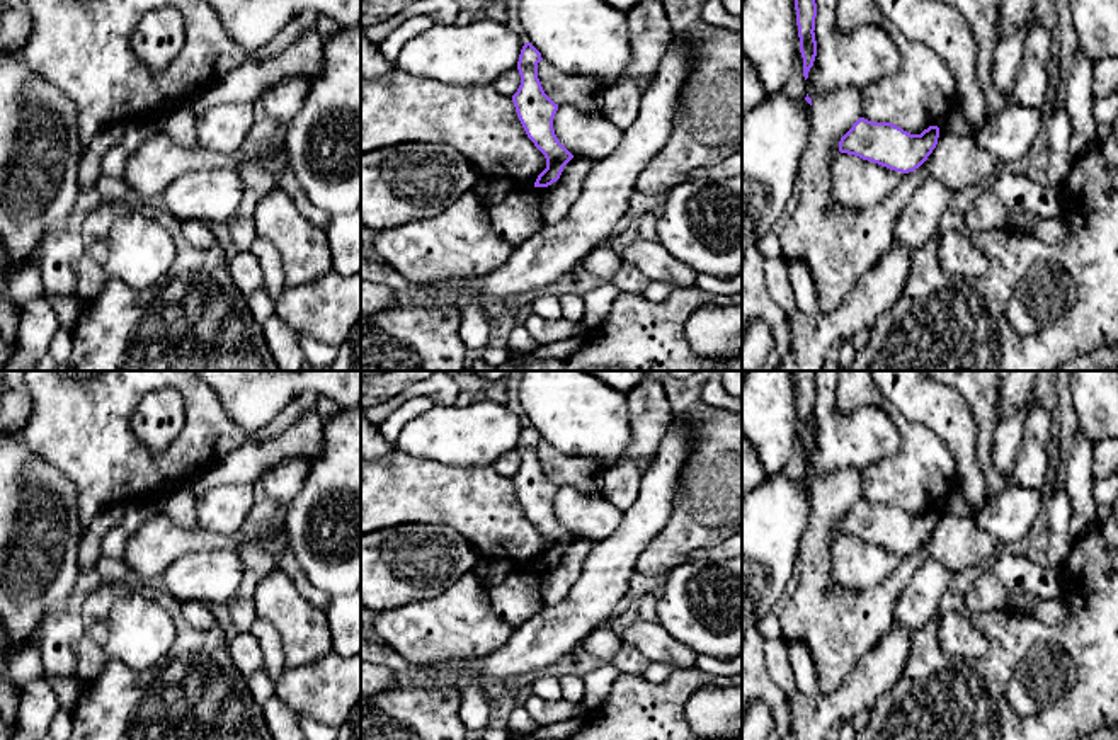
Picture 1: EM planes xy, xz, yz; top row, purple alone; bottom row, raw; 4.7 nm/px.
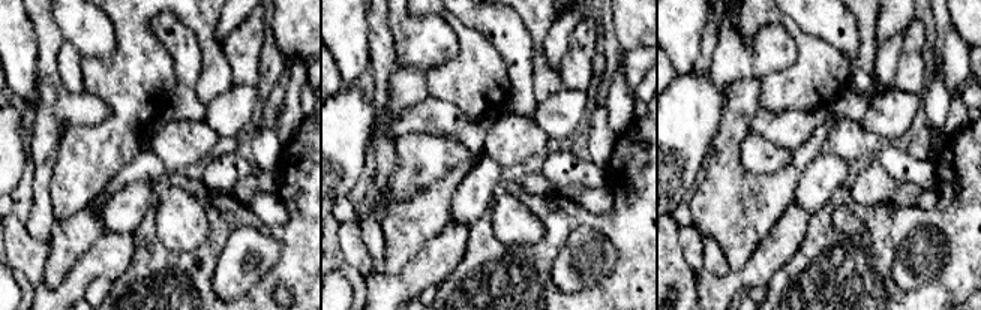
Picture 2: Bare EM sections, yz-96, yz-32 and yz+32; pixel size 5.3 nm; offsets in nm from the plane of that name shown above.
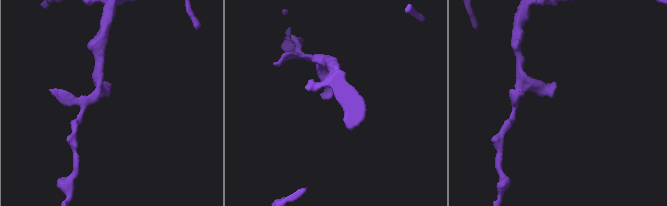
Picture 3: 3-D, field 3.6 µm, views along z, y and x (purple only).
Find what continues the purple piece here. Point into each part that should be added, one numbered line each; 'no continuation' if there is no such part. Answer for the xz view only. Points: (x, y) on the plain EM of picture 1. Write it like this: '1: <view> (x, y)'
no continuation

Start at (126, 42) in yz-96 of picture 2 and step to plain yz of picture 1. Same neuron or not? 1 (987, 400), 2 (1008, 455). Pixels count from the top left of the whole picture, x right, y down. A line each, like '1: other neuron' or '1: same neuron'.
1: same neuron
2: other neuron

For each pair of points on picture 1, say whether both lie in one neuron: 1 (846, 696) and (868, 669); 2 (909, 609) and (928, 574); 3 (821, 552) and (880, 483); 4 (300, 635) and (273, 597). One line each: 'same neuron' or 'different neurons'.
1: same neuron
2: same neuron
3: different neurons
4: same neuron

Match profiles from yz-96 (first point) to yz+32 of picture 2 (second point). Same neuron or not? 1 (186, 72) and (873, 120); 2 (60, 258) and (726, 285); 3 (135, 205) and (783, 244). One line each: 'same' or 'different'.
1: different
2: different
3: different

